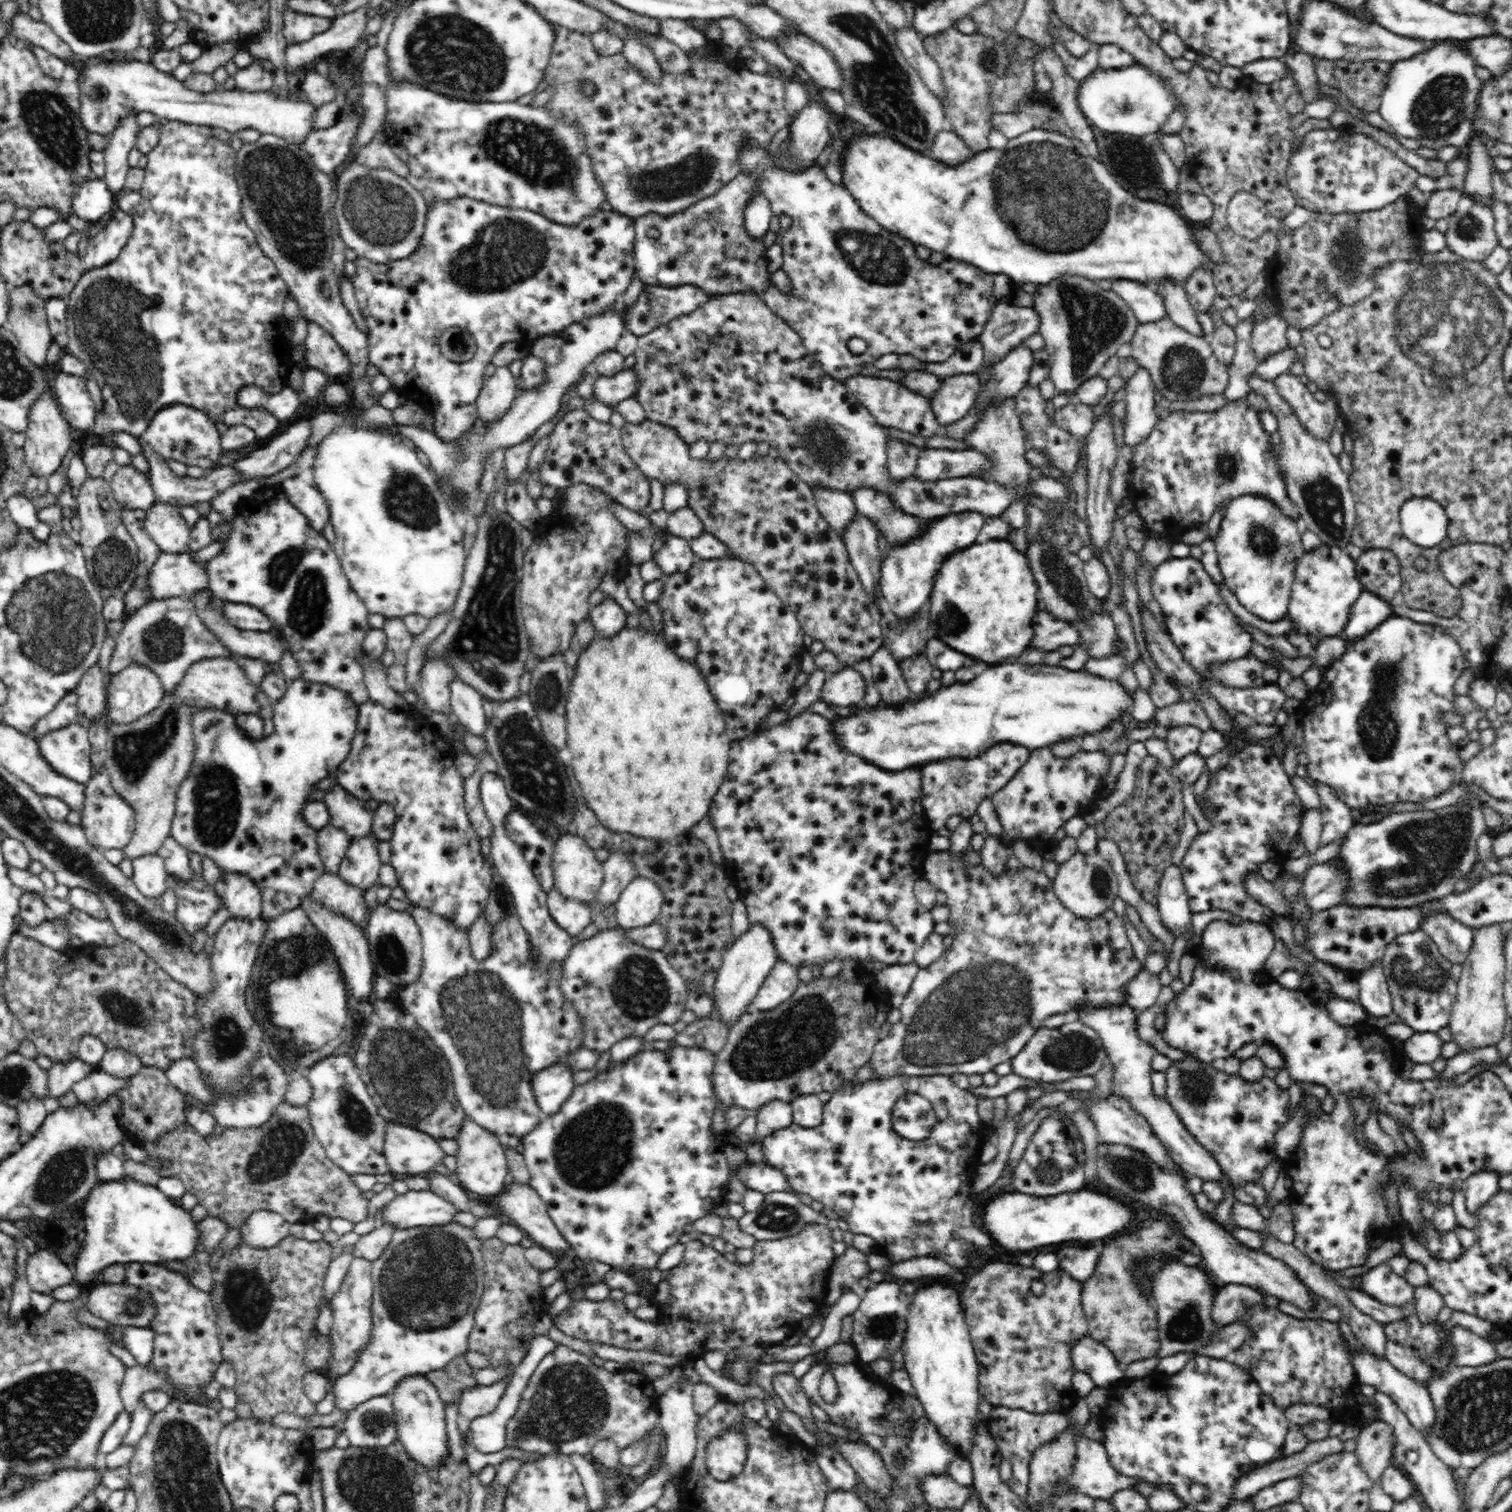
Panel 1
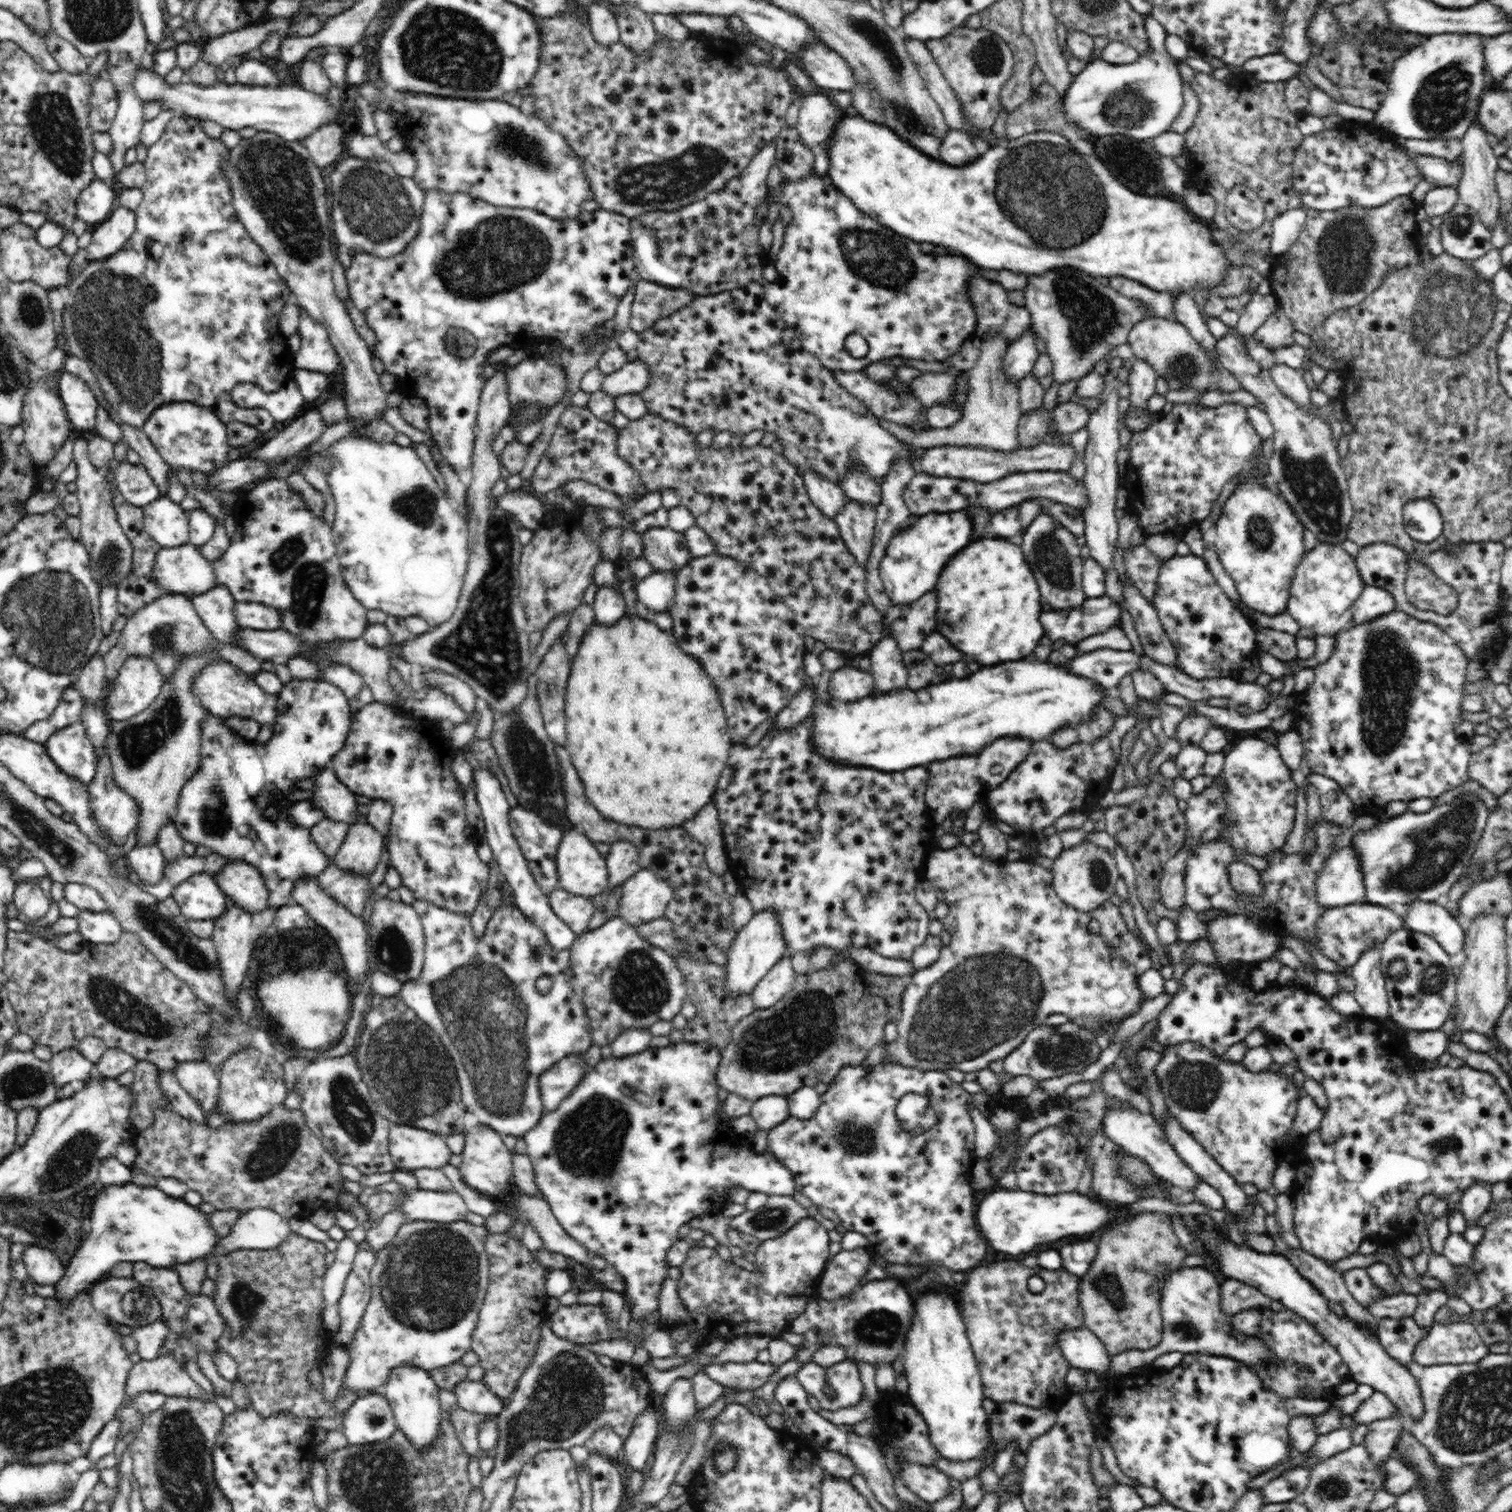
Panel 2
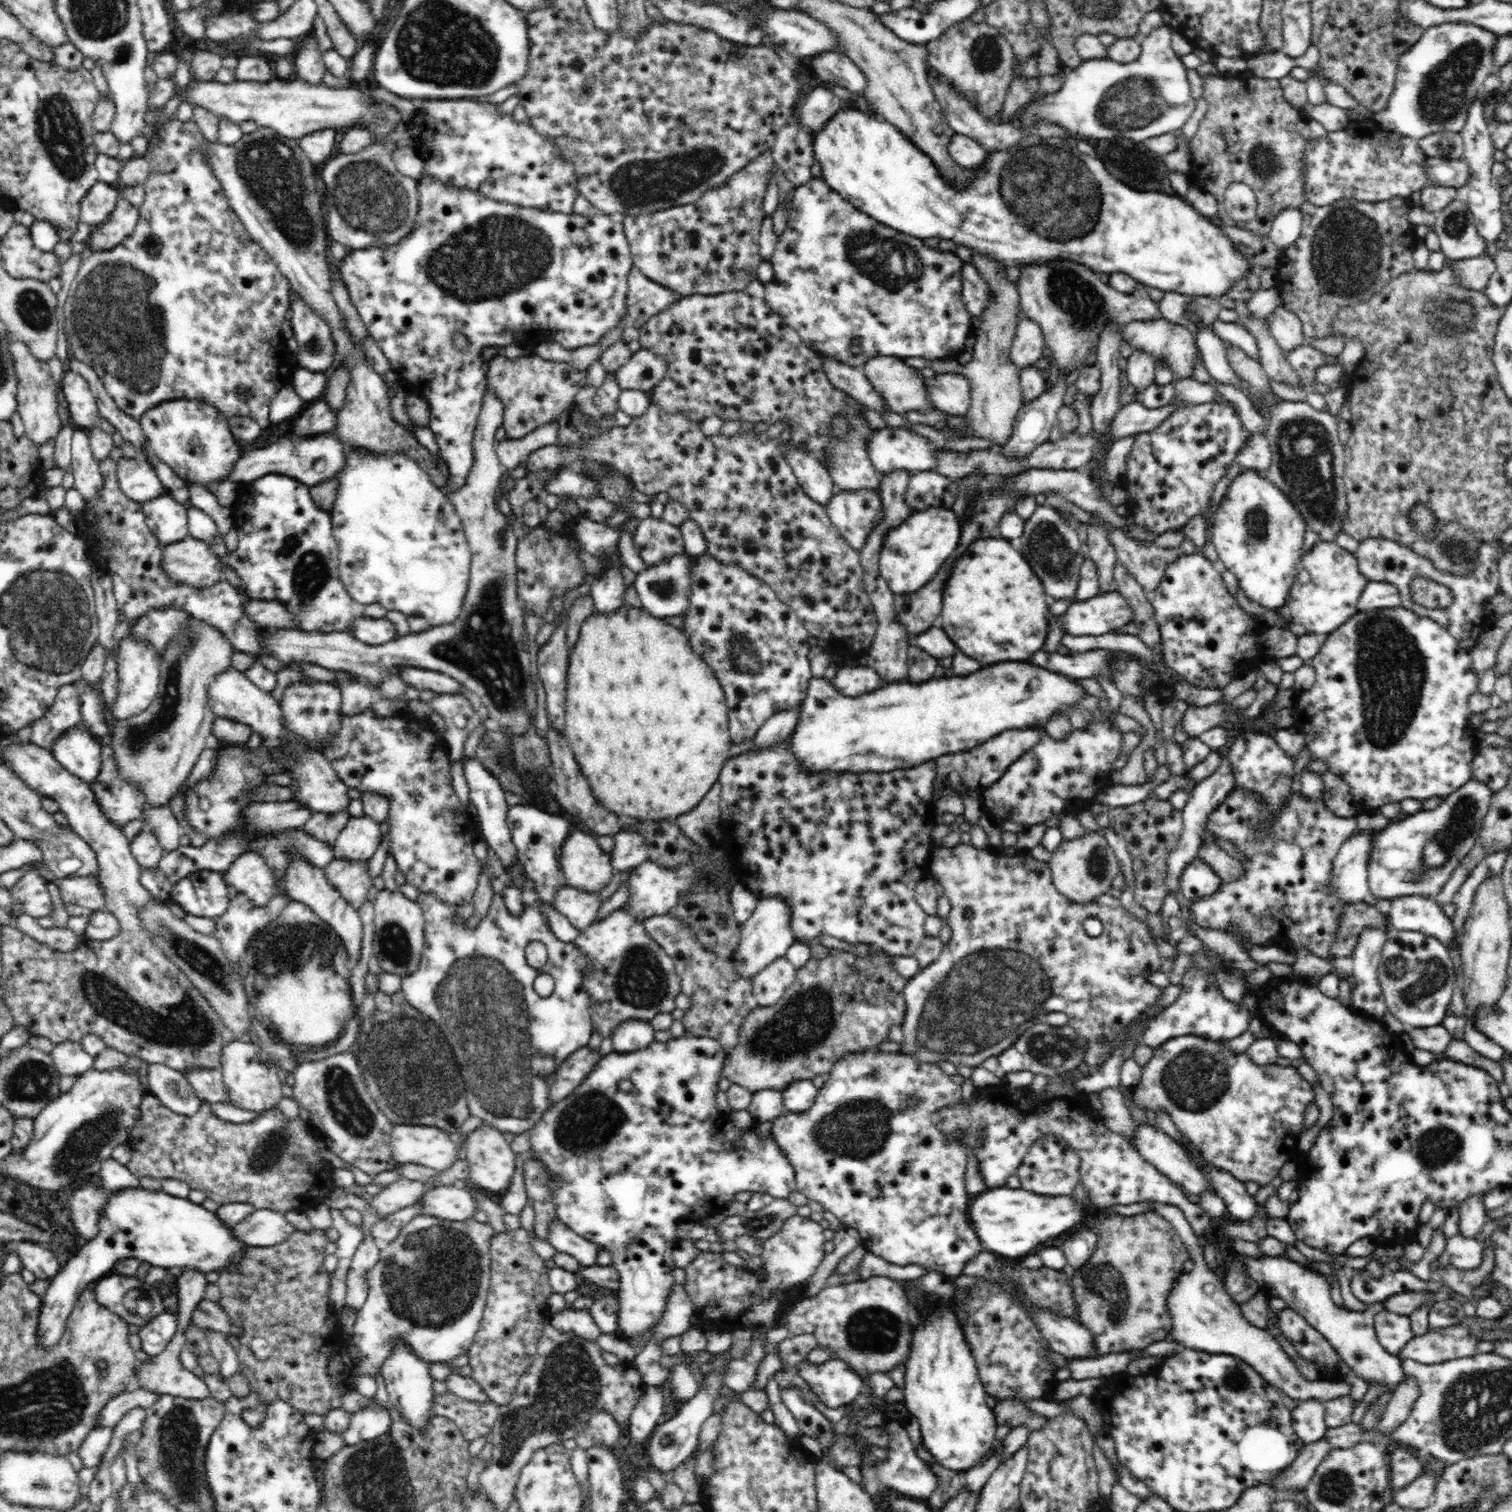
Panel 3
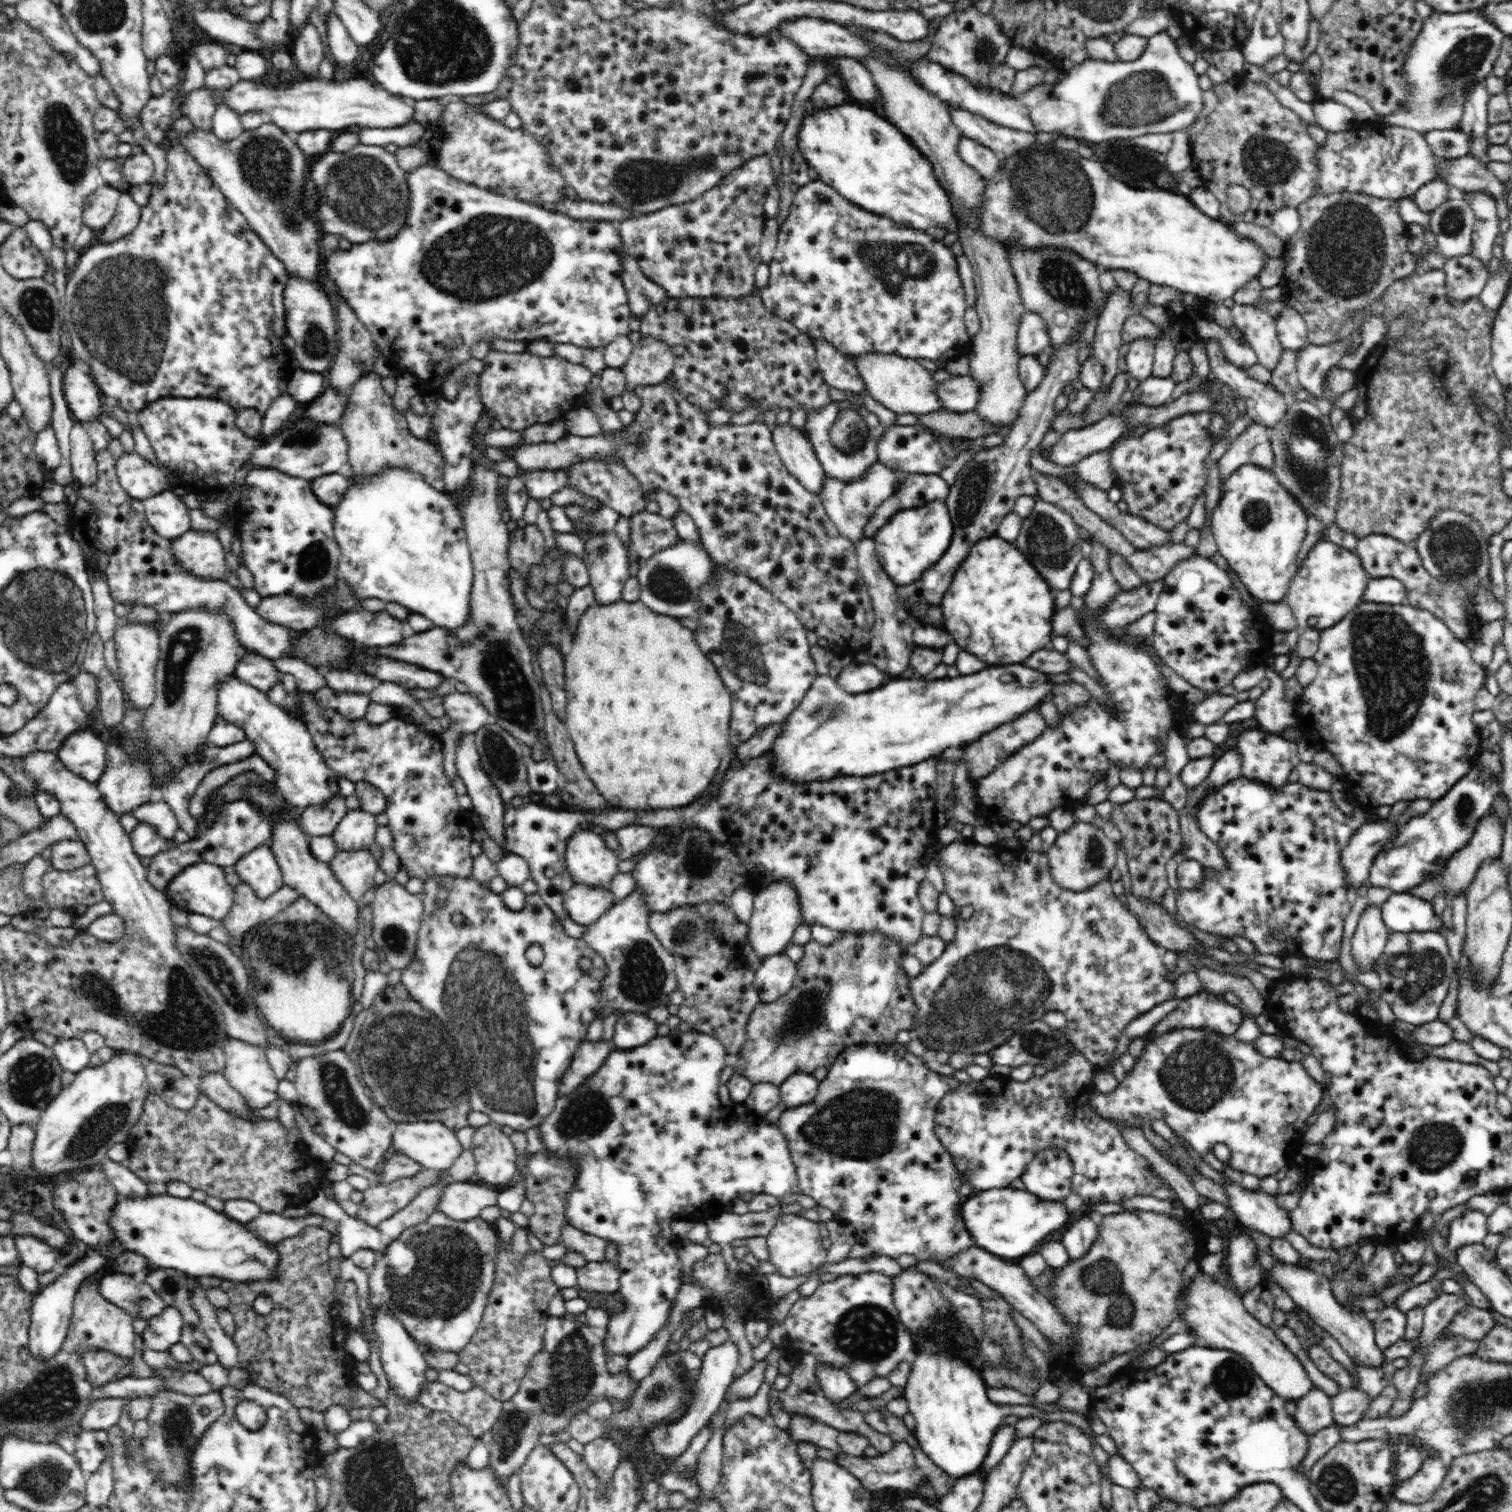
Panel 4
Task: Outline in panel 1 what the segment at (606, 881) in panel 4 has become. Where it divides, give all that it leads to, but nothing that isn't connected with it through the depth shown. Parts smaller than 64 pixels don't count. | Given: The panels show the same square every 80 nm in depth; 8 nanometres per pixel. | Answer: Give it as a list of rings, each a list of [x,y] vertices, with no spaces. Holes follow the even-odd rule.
[[[574,832],[562,835],[555,843],[552,855],[552,870],[554,888],[566,898],[590,903],[596,898],[603,881],[603,863],[599,863],[594,857],[593,848]]]

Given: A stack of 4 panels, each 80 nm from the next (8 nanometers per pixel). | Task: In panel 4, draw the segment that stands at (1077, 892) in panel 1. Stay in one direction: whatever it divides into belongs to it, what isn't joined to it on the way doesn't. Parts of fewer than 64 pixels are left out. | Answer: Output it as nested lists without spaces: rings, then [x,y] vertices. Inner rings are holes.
[[[1077,819],[1071,829],[1058,832],[1053,845],[1046,848],[1046,855],[1054,882],[1064,890],[1082,892],[1092,888],[1096,882],[1109,878],[1112,868],[1116,866],[1116,850],[1099,823],[1086,823]]]

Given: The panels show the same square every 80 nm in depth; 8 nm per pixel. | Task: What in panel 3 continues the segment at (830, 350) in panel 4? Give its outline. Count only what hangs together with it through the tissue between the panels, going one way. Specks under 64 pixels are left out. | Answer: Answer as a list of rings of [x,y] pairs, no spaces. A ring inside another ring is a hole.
[[[824,356],[822,363],[828,380],[836,388],[847,392],[851,398],[858,400],[870,410],[889,410],[888,403],[882,399],[882,395],[878,395],[878,391],[874,390],[872,383],[868,381],[863,367],[846,366],[831,356]]]

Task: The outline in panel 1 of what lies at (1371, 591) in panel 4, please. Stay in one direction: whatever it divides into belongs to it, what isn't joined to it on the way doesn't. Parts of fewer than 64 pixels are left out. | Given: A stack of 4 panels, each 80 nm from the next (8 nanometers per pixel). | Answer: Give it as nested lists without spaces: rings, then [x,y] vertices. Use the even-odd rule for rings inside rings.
[[[1364,591],[1353,605],[1349,621],[1339,636],[1345,642],[1362,638],[1366,632],[1372,632],[1380,622],[1392,614],[1390,605],[1384,599],[1372,592]]]

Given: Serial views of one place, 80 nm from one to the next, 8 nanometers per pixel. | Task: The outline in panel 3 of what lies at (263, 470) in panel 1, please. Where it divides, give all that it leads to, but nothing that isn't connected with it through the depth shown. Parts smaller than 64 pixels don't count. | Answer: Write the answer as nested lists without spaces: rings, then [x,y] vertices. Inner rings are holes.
[[[319,399],[311,402],[296,417],[292,430],[293,436],[316,436],[316,434],[326,434],[337,426],[337,415],[325,403]]]

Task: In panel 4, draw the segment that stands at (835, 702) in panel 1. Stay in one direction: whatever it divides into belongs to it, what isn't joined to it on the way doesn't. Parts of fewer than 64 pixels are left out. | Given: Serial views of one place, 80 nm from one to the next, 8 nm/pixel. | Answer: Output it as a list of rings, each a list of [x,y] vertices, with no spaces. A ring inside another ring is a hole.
[[[850,664],[837,676],[837,683],[844,692],[860,694],[872,688],[880,688],[888,681],[888,675],[872,664]]]

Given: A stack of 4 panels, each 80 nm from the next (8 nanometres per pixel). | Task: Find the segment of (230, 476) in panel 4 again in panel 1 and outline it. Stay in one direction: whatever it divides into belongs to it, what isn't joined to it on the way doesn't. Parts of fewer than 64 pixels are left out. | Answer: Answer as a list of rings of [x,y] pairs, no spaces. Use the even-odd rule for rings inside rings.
[[[172,404],[163,407],[154,414],[141,439],[148,443],[154,452],[164,459],[172,459],[186,464],[212,470],[219,465],[221,435],[223,428],[214,422],[206,411],[192,408],[186,404]]]

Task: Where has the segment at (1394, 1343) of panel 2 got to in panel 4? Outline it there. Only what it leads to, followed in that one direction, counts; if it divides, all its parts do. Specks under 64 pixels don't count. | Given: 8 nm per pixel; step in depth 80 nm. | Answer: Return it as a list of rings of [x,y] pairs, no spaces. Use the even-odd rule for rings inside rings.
[[[1385,1306],[1372,1315],[1374,1327],[1374,1340],[1384,1350],[1392,1346],[1394,1342],[1404,1339],[1404,1328],[1406,1328],[1406,1315],[1395,1306]]]

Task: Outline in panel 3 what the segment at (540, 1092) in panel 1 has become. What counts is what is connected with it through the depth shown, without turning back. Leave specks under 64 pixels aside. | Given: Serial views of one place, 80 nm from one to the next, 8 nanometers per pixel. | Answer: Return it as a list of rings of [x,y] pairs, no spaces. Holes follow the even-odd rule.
[[[589,1047],[568,1055],[560,1068],[549,1076],[549,1103],[554,1105],[566,1098],[588,1077],[601,1058],[600,1050]]]

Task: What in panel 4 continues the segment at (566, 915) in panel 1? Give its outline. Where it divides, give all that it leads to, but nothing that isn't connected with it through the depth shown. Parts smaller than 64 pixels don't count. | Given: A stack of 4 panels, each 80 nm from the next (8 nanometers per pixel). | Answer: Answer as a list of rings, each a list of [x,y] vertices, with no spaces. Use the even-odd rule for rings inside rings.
[[[574,884],[563,894],[563,905],[567,916],[576,924],[588,926],[596,922],[613,901],[613,894],[608,888],[596,888],[587,884]]]

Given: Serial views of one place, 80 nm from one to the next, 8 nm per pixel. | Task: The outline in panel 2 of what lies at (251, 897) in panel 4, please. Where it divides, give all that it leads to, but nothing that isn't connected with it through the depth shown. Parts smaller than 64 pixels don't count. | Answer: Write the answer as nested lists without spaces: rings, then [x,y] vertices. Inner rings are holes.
[[[235,904],[222,916],[214,920],[214,928],[211,938],[214,941],[218,960],[222,969],[223,985],[230,999],[236,999],[242,980],[246,978],[246,970],[252,958],[252,950],[256,940],[260,938],[270,923],[274,920],[278,908],[266,908],[258,912],[246,912],[241,906]]]

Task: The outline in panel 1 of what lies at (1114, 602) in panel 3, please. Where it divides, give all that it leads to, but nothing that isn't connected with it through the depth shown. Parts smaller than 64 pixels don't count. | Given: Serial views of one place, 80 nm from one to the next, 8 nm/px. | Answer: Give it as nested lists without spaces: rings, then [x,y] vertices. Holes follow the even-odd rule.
[[[1038,612],[1034,616],[1034,640],[1030,642],[1032,650],[1054,651],[1060,646],[1077,646],[1079,634],[1077,628],[1060,620],[1048,612]]]

